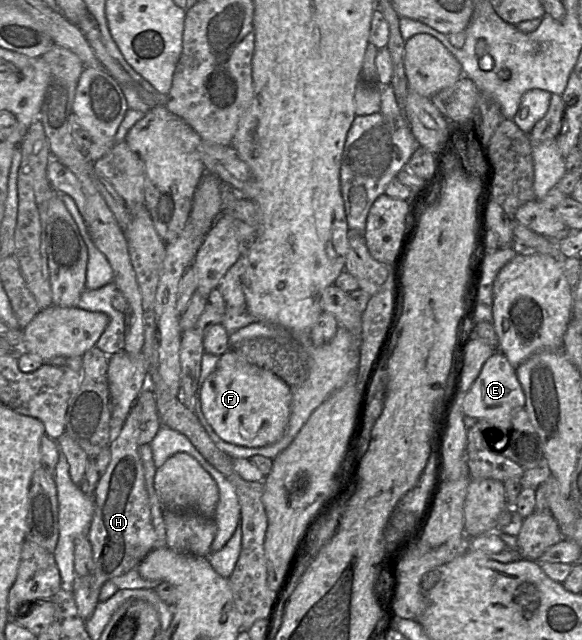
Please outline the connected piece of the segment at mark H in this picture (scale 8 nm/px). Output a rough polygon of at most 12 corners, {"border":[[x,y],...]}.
{"border":[[138,407],[109,444],[87,532],[94,569],[73,585],[93,614],[103,584],[154,549]]}

